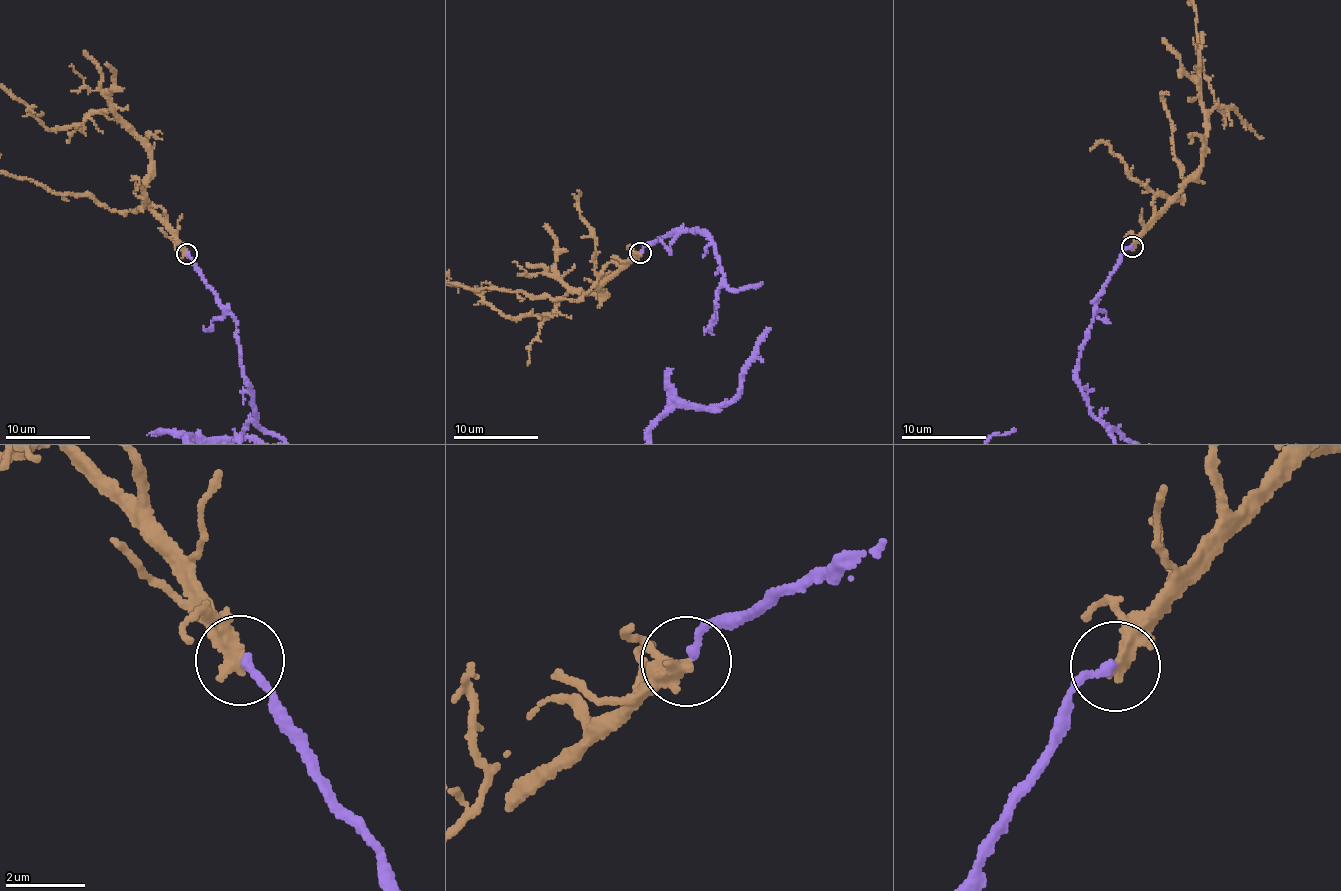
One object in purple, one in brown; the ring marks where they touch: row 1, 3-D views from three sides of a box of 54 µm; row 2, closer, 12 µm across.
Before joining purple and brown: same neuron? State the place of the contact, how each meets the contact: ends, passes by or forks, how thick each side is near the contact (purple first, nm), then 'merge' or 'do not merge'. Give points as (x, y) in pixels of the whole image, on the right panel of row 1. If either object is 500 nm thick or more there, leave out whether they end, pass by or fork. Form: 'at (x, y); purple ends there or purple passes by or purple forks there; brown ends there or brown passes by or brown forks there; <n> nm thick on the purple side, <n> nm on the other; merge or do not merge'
at (1132, 246); purple ends there; brown ends there; 200 nm thick on the purple side, 440 nm on the other; do not merge

